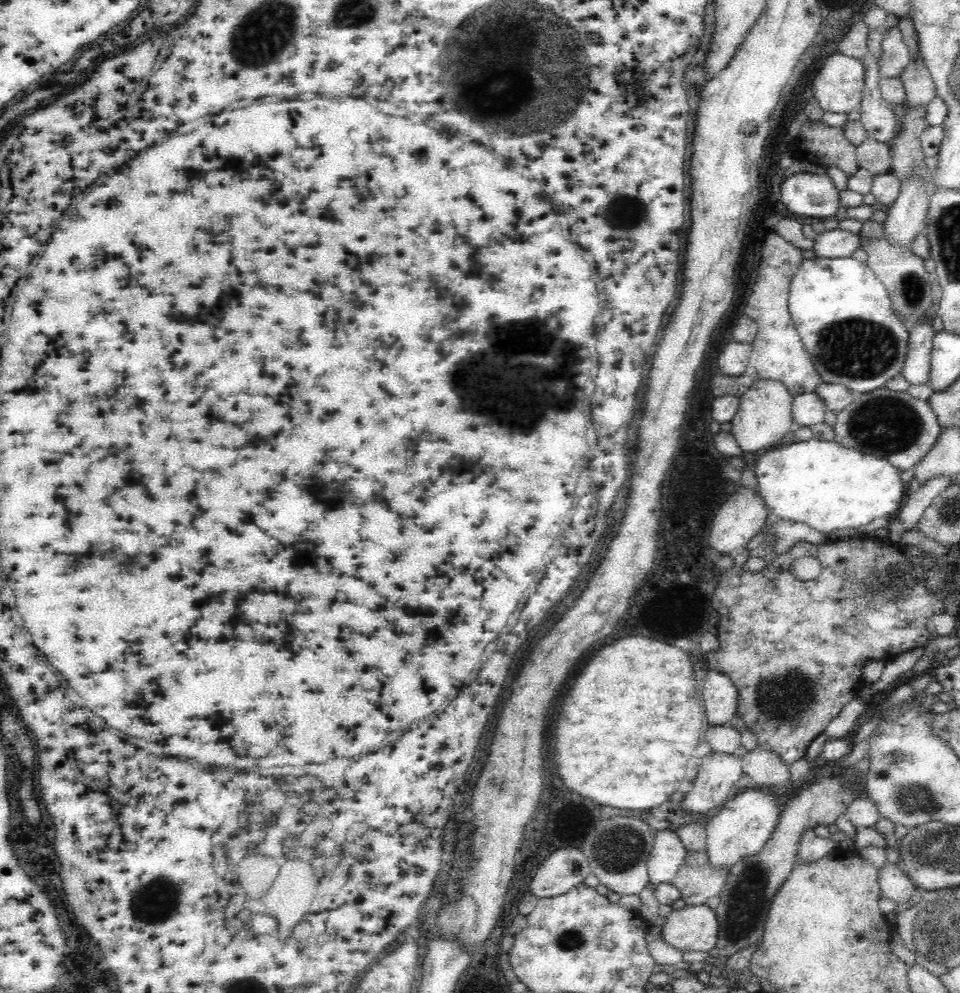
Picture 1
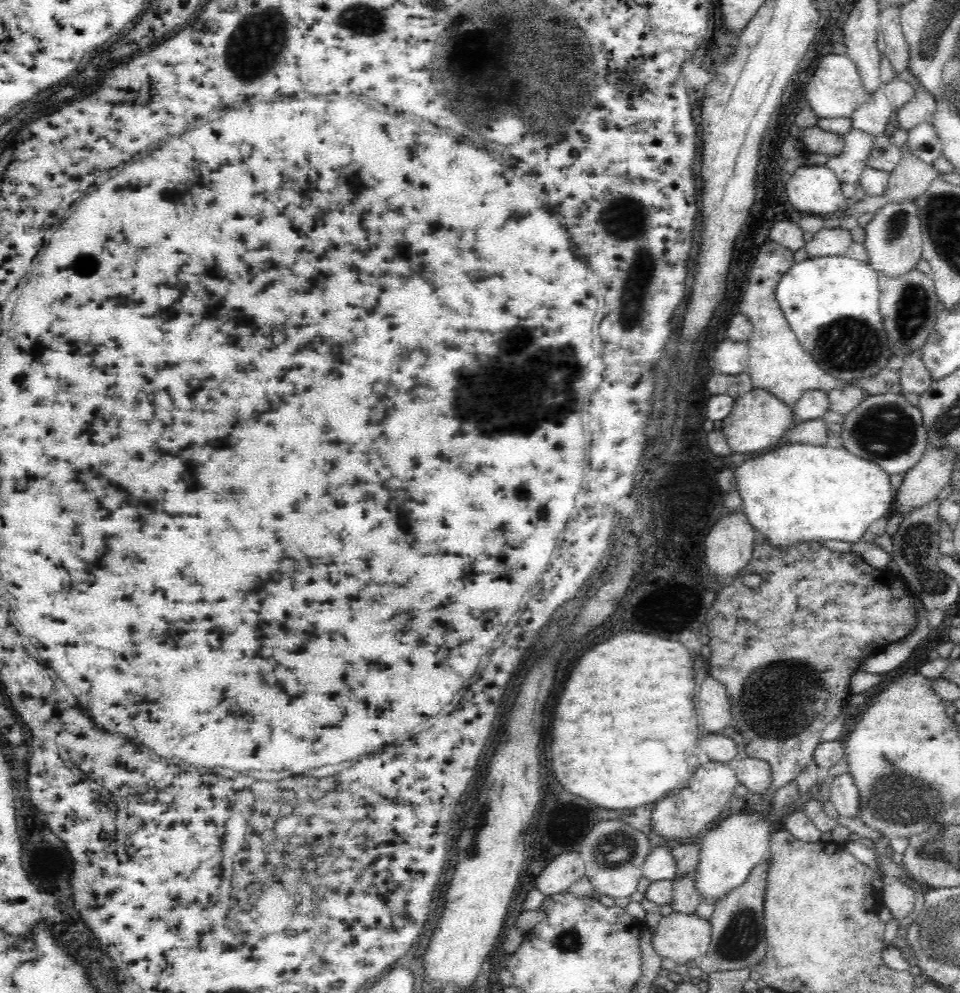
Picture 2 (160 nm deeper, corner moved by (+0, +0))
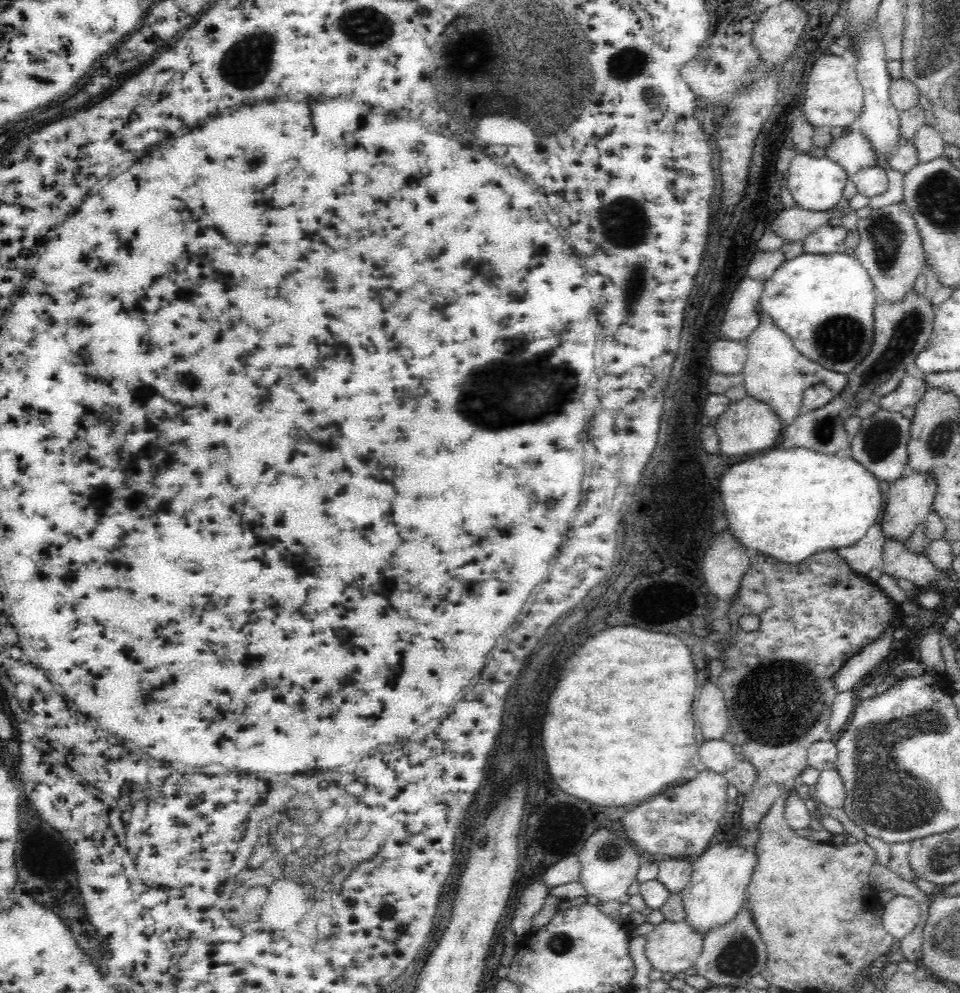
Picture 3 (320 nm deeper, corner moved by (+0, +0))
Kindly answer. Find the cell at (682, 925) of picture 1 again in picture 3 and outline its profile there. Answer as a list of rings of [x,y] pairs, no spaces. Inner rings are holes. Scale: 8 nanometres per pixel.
[[[684,920],[662,921],[645,939],[644,952],[651,968],[663,974],[675,975],[694,967],[703,948],[703,936]]]

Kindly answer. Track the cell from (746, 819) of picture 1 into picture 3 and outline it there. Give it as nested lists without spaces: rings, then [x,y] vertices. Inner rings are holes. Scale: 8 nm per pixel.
[[[733,841],[709,846],[692,861],[692,874],[687,886],[680,892],[684,921],[690,929],[704,936],[712,929],[728,925],[746,902],[746,890],[754,872],[754,847],[744,849]]]

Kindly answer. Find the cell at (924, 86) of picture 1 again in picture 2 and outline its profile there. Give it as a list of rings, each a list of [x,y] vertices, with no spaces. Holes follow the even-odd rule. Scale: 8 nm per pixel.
[[[924,87],[918,88],[914,96],[896,111],[898,129],[910,131],[922,122],[931,123],[935,112],[934,96]]]

